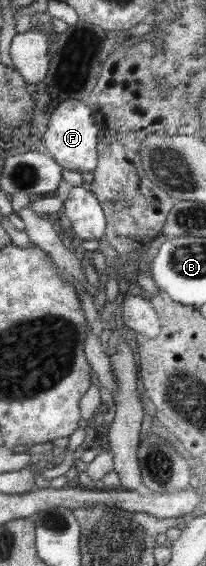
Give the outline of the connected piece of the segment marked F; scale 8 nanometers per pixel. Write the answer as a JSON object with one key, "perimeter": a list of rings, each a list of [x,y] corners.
{"perimeter":[[[67,100],[55,109],[49,118],[47,129],[42,134],[44,152],[49,155],[62,170],[77,173],[93,172],[97,164],[96,149],[99,126],[96,125],[91,109],[80,100]]]}

